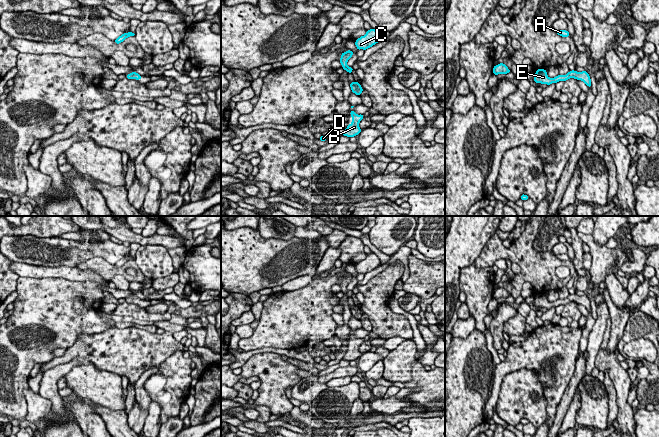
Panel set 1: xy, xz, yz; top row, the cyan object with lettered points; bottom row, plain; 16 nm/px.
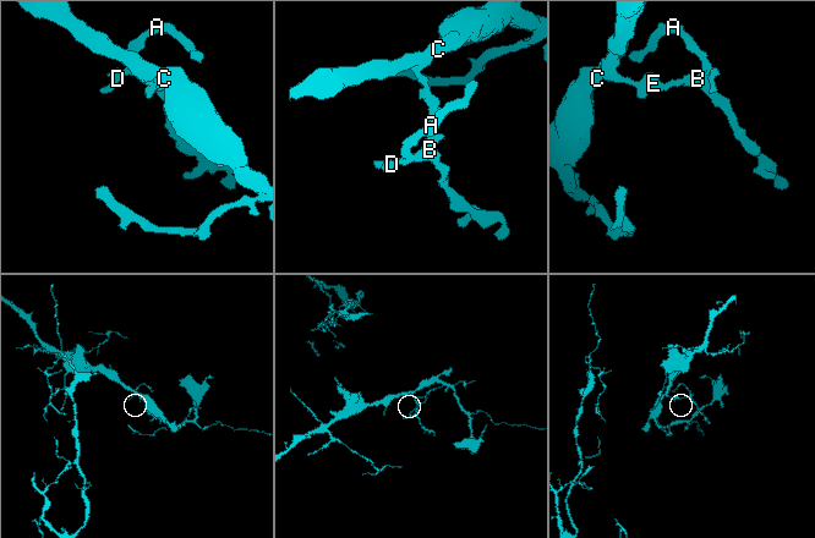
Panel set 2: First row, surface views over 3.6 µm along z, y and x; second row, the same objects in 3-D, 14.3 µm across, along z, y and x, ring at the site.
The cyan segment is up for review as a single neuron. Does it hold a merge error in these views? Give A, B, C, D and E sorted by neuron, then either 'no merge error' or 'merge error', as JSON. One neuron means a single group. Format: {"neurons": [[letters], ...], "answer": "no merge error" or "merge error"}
{"neurons": [["A", "B", "C", "D", "E"]], "answer": "no merge error"}

